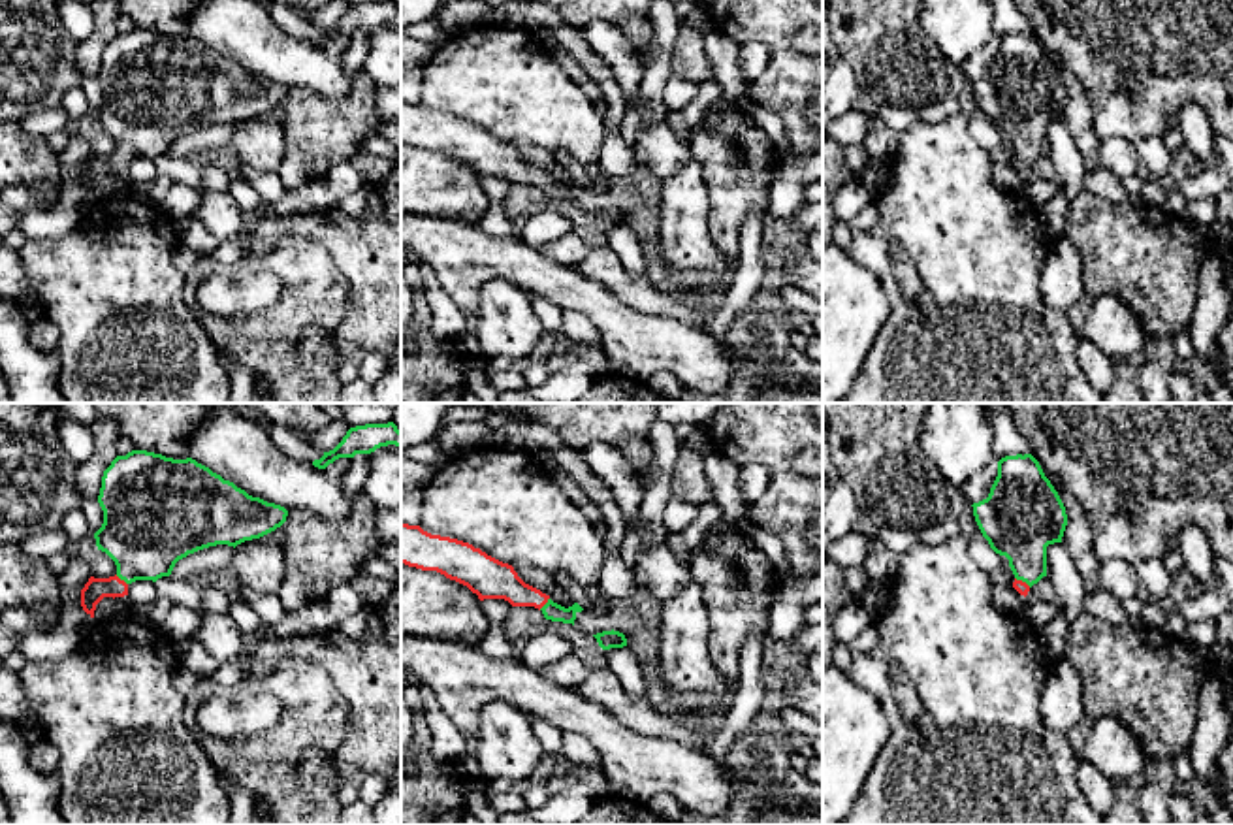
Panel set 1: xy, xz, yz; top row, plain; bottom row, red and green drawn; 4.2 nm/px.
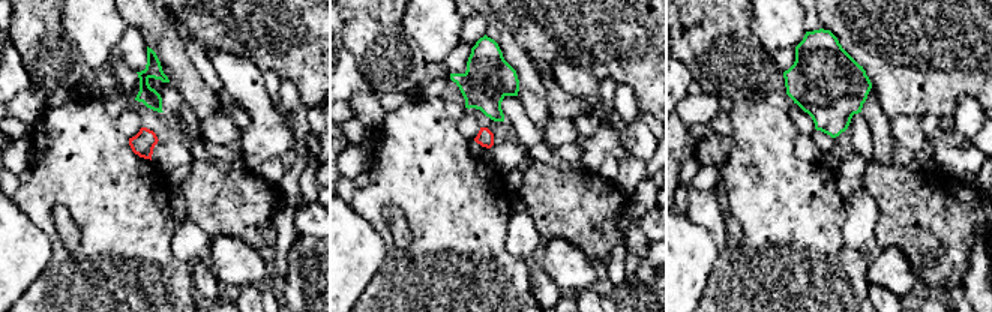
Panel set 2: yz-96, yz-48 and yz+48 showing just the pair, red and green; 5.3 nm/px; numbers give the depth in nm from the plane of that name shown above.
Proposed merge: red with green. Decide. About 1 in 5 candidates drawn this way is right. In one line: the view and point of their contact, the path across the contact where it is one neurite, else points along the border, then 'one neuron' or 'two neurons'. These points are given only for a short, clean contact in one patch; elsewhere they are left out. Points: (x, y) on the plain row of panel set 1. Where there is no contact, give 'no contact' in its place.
contact xy (119, 157); way xy (95, 168), (110, 166), (119, 157), (144, 127), (147, 106); one neuron

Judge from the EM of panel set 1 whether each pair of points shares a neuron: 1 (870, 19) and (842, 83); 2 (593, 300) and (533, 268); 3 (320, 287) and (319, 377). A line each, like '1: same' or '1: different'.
1: different
2: same
3: same

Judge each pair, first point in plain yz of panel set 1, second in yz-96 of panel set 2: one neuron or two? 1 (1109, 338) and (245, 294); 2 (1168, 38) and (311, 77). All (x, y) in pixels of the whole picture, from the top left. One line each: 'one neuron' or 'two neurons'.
1: two neurons
2: one neuron

